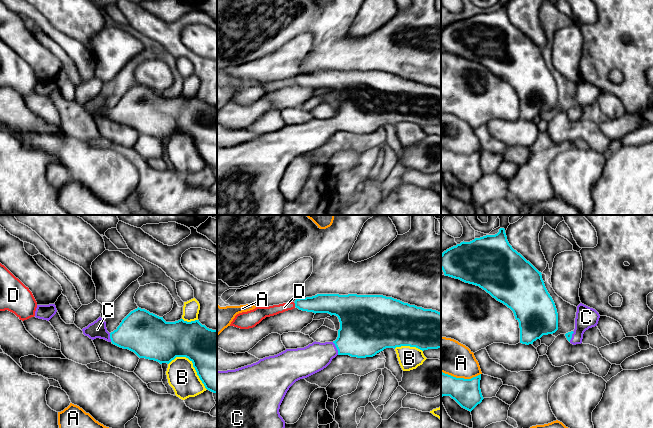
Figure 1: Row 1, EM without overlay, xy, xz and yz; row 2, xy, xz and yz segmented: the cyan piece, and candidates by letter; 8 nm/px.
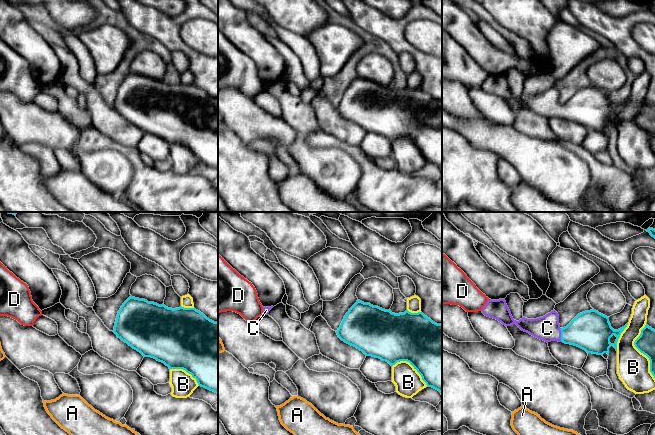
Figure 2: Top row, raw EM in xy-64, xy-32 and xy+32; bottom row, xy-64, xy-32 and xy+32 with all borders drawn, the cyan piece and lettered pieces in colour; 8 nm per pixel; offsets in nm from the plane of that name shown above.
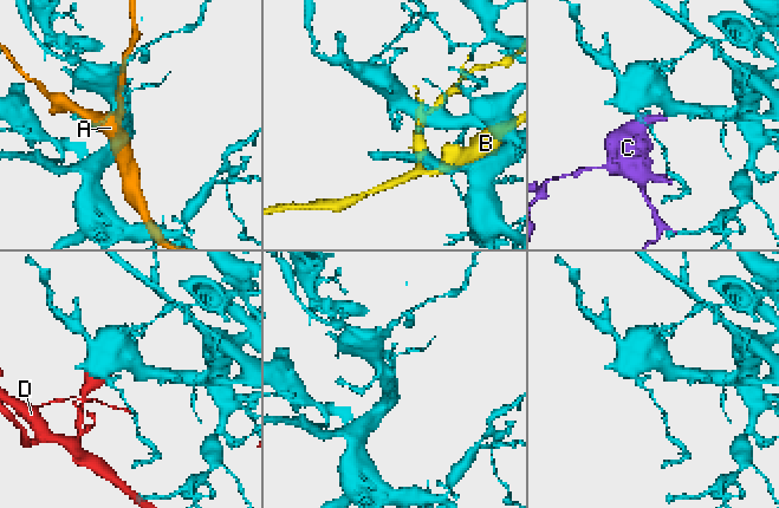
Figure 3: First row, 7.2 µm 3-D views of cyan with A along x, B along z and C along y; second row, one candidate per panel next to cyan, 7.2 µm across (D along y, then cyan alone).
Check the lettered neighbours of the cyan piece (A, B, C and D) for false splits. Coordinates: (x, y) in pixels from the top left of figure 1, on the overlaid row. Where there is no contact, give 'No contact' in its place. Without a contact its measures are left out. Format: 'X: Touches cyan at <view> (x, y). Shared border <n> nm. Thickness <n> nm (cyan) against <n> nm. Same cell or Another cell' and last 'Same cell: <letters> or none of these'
A: Touches cyan at yz (461, 378). Shared border 320 nm. Thickness 220 nm (cyan) against 280 nm. Another cell
B: Touches cyan at xy (193, 364). Shared border 380 nm. Thickness 400 nm (cyan) against 240 nm. Another cell
C: Touches cyan at xz (336, 347). Shared border 120 nm. Thickness 380 nm (cyan) against 220 nm. Same cell
D: Touches cyan at xz (295, 304). Shared border 40 nm. Thickness 160 nm (cyan) against 80 nm. Another cell
Same cell: C

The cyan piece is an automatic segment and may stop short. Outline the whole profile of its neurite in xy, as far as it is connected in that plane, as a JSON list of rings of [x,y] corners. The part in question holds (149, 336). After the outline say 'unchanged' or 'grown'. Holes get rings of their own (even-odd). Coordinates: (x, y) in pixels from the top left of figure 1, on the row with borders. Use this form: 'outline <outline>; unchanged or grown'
outline [[[138,307],[131,311],[111,333],[107,331],[106,322],[101,317],[82,331],[92,340],[104,339],[120,348],[134,352],[139,358],[154,360],[160,364],[169,364],[176,357],[186,357],[193,363],[205,388],[217,393],[217,330],[207,328],[199,320],[187,322],[180,319],[175,322],[166,322],[163,317]]]; grown

